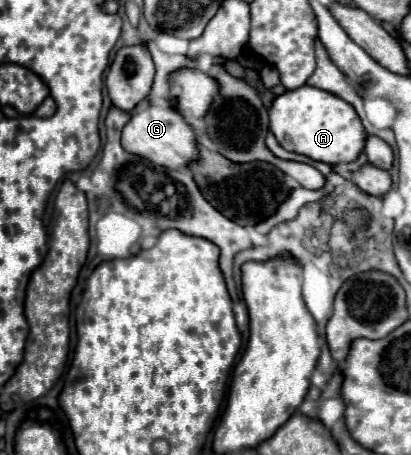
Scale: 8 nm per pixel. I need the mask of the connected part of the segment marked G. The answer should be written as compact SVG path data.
M148 104L144 110L136 112L122 128L122 148L130 154L150 160L152 164L166 168L186 166L190 160L198 158L194 132L178 114L178 110L172 108L170 104Z

